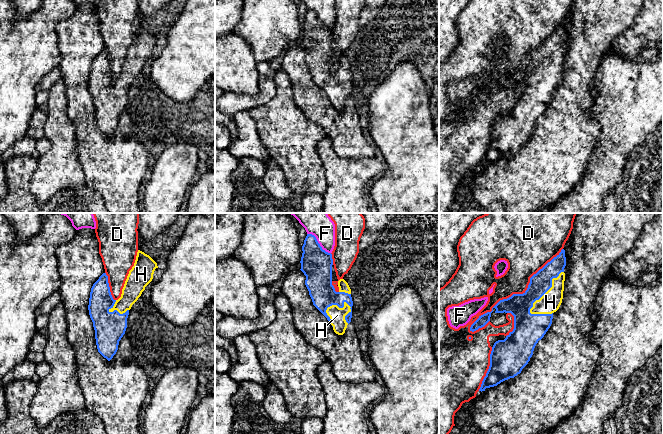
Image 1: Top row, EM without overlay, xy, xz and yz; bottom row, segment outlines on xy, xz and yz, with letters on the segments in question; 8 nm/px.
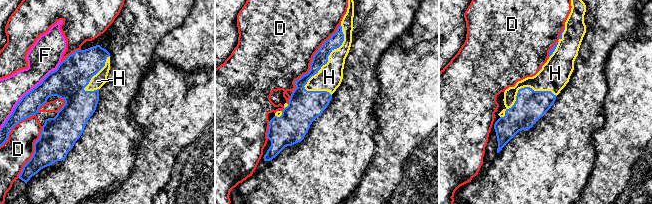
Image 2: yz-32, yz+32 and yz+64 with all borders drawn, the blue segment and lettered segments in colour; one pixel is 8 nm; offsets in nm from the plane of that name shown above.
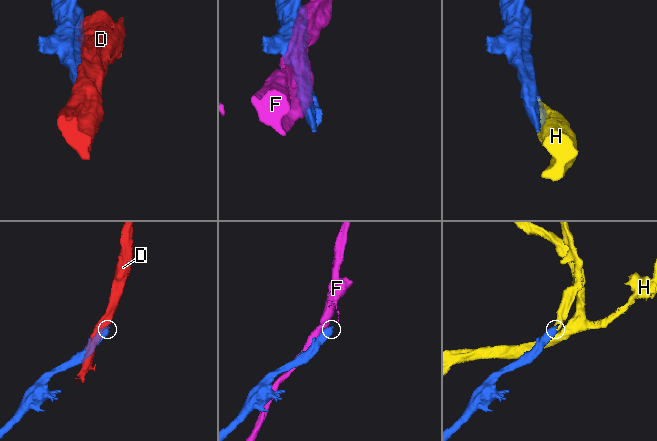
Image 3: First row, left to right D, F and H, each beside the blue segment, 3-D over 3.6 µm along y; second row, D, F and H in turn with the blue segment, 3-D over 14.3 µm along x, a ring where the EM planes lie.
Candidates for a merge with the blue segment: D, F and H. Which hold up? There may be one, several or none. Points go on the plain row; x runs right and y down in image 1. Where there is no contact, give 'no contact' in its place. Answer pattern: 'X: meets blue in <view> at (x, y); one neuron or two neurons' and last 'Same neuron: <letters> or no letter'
D: meets blue in yz at (517, 70); two neurons
F: meets blue in xz at (318, 19); two neurons
H: meets blue in yz at (545, 68); one neuron
Same neuron: H

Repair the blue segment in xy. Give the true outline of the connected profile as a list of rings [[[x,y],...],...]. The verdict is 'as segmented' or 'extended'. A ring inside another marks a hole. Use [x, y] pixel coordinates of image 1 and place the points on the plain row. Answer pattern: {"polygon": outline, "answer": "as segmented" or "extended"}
{"polygon": [[[138,26],[134,42],[129,47],[118,76],[114,76],[111,71],[106,49],[93,60],[88,86],[98,128],[108,137],[116,130],[119,117],[125,110],[129,86],[152,57],[156,44],[157,39]]], "answer": "extended"}

